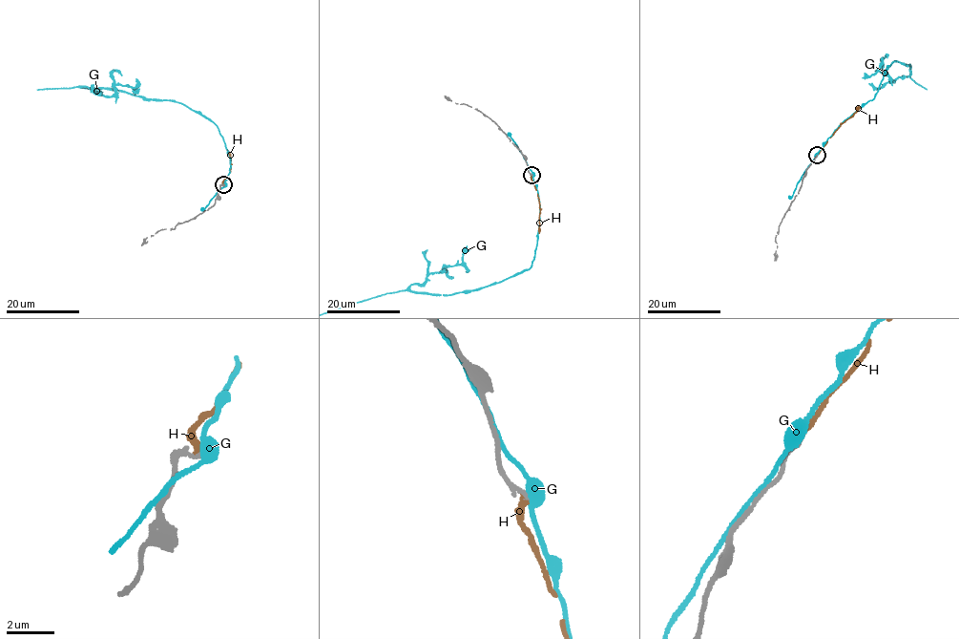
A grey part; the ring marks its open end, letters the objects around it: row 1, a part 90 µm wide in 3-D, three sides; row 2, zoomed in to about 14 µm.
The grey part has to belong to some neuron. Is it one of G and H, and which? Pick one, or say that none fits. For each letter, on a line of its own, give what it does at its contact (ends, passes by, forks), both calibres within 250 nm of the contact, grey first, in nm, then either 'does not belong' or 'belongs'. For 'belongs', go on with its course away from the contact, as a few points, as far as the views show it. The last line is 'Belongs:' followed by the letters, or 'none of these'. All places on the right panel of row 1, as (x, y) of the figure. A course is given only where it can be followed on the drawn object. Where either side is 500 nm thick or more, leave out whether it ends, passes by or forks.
G: it passes by; 200 nm thick on the grey side, 480 nm on the other; does not belong
H: it ends there; 220 nm thick on the grey side, 260 nm on the other; belongs; it runs (817, 156), (838, 127), (860, 106)
Belongs: H

